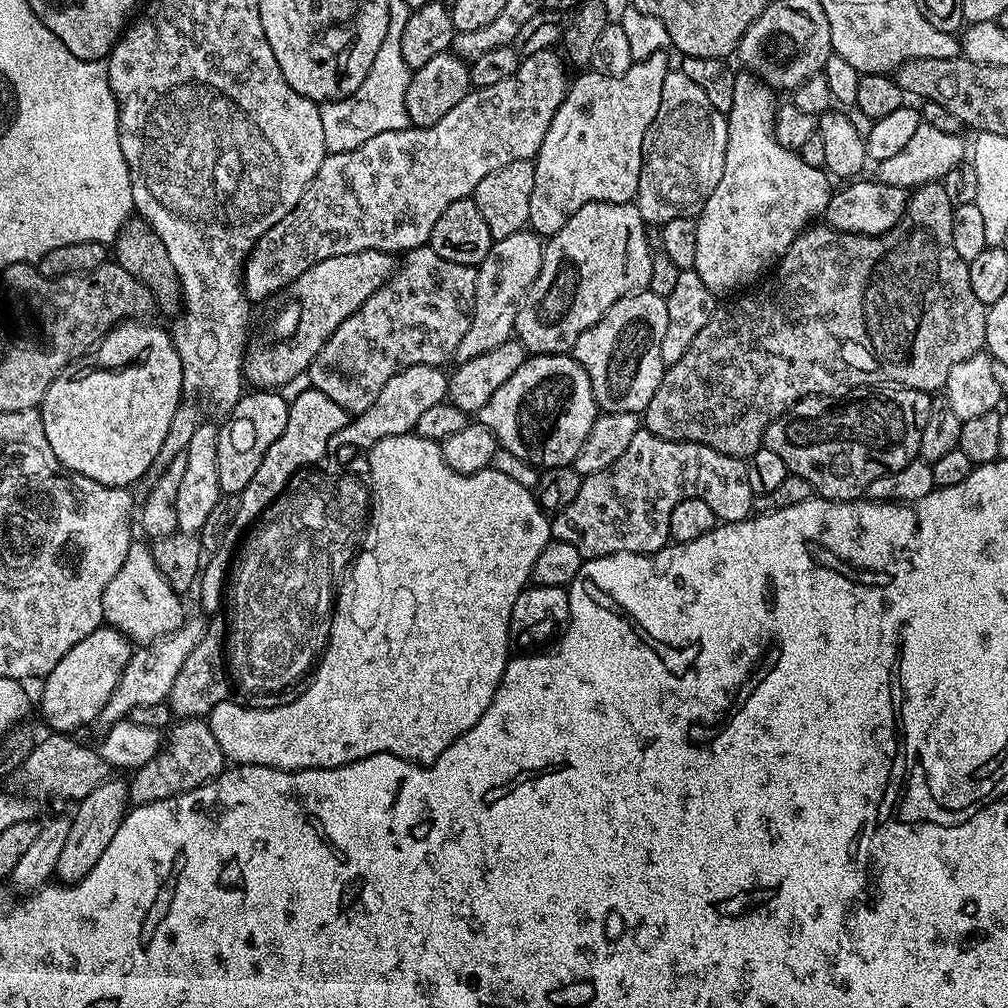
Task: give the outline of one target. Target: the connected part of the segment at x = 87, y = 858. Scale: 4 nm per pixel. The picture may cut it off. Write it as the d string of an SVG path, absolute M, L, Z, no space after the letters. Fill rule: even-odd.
M110 778L102 782L102 786L94 786L94 790L90 790L90 794L86 794L86 798L82 798L75 805L76 813L72 812L70 816L70 834L63 844L54 873L57 881L74 884L90 874L90 870L94 870L95 863L98 858L102 858L106 846L110 846L114 834L118 834L118 826L129 811L128 783L127 779Z

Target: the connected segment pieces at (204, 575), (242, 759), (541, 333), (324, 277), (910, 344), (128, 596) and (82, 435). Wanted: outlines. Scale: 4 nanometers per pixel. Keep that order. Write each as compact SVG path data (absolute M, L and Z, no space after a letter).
M311 386L305 387L305 392L300 392L296 397L291 397L288 405L288 417L286 418L286 430L266 450L266 458L262 458L262 466L250 478L250 483L246 490L242 490L238 497L236 513L232 519L232 524L226 530L226 534L221 538L217 548L211 549L212 556L203 561L200 575L198 577L198 592L200 588L200 608L204 614L216 614L221 611L224 603L224 586L228 579L228 570L232 563L233 555L242 539L242 533L251 528L259 520L264 511L271 506L282 494L282 490L290 482L290 478L302 468L319 465L319 460L330 452L328 443L342 426L346 426L350 419L350 414L338 406L338 402L333 402Z
M415 434L382 438L382 442L367 449L366 456L367 479L370 481L370 519L366 525L362 547L355 553L350 571L338 589L332 613L332 628L328 632L328 645L324 647L311 673L308 687L302 695L294 698L294 702L277 708L253 708L247 703L235 704L235 699L229 698L214 706L214 710L208 713L206 719L210 730L214 738L218 738L218 746L222 746L229 761L285 770L337 768L379 752L389 752L403 760L427 766L435 762L455 740L462 738L462 734L466 734L466 730L470 730L470 726L474 726L474 722L478 722L482 714L486 714L486 706L490 706L498 690L504 668L510 659L508 631L514 602L518 602L518 594L529 587L534 562L538 562L538 554L542 554L544 547L553 539L549 517L536 503L533 489L529 485L527 488L526 485L519 484L514 477L499 472L496 466L483 468L474 474L458 474L450 470L450 466L446 466L442 458L437 441Z
M590 202L576 210L562 230L547 237L544 244L544 261L538 278L528 288L516 315L515 339L520 341L525 353L537 356L563 356L571 353L582 330L590 330L618 298L632 292L643 292L650 282L652 245L648 243L649 229L635 203L611 204Z
M362 250L354 254L338 254L338 258L326 258L314 266L310 266L306 270L306 274L299 276L296 283L290 288L290 292L296 295L293 296L295 303L300 305L297 329L294 330L291 337L273 342L274 344L269 348L256 348L253 352L251 349L244 357L243 379L247 383L249 380L252 383L251 387L256 390L280 390L283 389L283 384L288 384L291 380L298 379L299 376L303 377L314 362L318 350L322 350L322 346L326 346L330 334L334 334L334 330L338 330L338 326L342 322L346 322L346 318L350 318L350 314L357 312L362 306L362 302L366 302L366 298L370 298L370 294L374 294L374 290L378 290L391 278L394 271L392 260L394 260L393 253Z
M943 183L922 184L909 195L908 209L904 211L904 217L893 228L877 236L859 236L849 232L839 232L827 226L805 228L775 265L776 276L769 275L759 287L752 290L757 290L757 292L749 291L747 294L740 294L729 299L732 300L729 304L721 303L712 313L710 322L702 326L698 338L690 342L690 350L686 350L686 354L682 354L678 362L665 367L662 382L658 390L654 390L654 398L650 398L650 402L642 413L643 427L667 440L694 442L702 446L710 446L722 454L747 458L762 447L764 432L770 426L770 422L777 420L787 408L794 406L807 396L832 396L843 384L899 386L922 390L929 394L935 393L935 388L936 391L943 389L950 370L954 370L958 362L966 362L966 358L985 351L984 339L986 338L986 314L988 313L986 305L978 302L970 286L968 261L958 258L958 250L954 250L953 207L950 198L946 198Z
M140 538L133 539L126 554L126 562L122 562L122 570L118 570L114 578L110 578L102 594L104 624L119 630L136 646L152 644L160 637L176 632L186 619L184 604L180 601L183 600L181 593L175 592L170 582L166 582L151 547L143 542L145 543Z
M130 319L111 328L87 359L77 363L73 368L69 367L62 370L62 374L58 374L58 378L54 378L54 382L50 382L44 400L38 409L42 418L42 426L46 430L46 442L50 442L50 450L54 450L61 469L67 470L69 468L70 471L85 476L88 482L103 484L106 488L128 488L132 486L135 480L140 480L147 474L148 467L153 467L156 464L158 450L161 449L162 442L166 439L166 432L170 429L174 412L178 410L182 401L180 392L185 391L184 379L182 378L182 362L178 358L178 350L174 346L169 329L167 327L159 328L156 324L144 323L148 322L137 322L135 319Z

